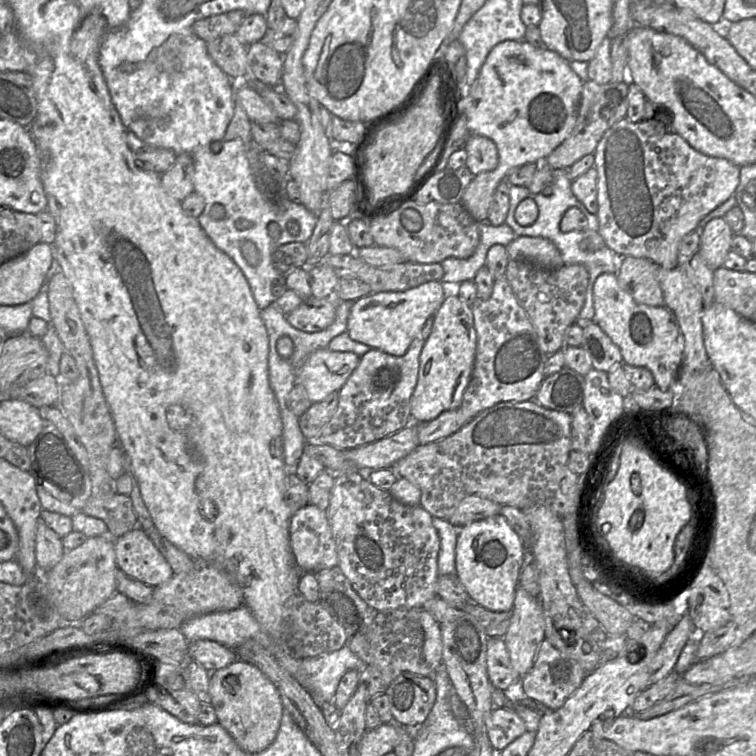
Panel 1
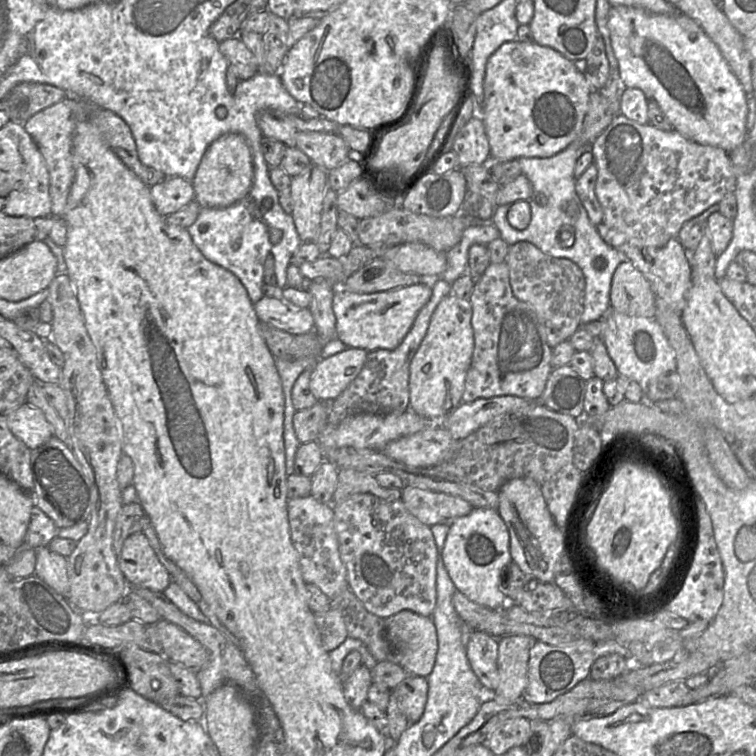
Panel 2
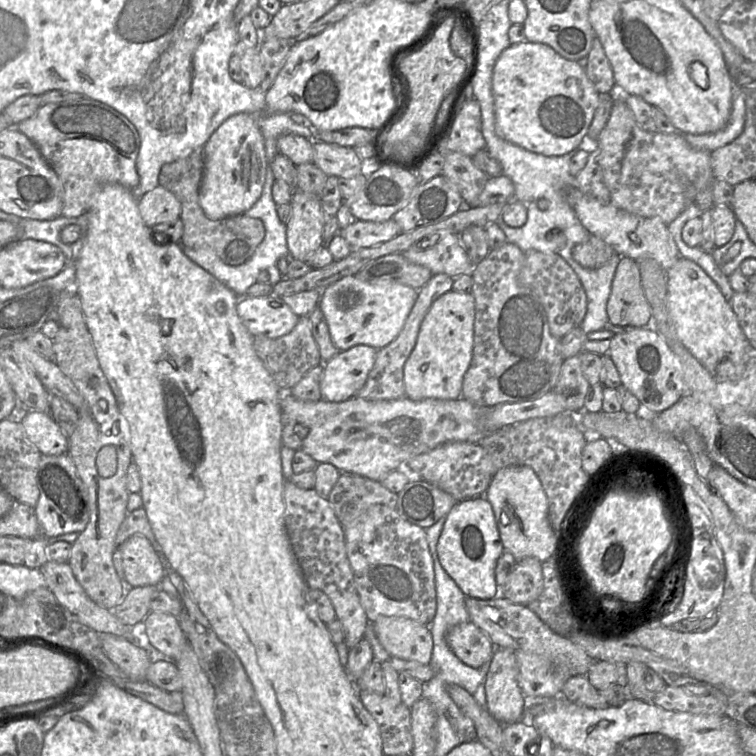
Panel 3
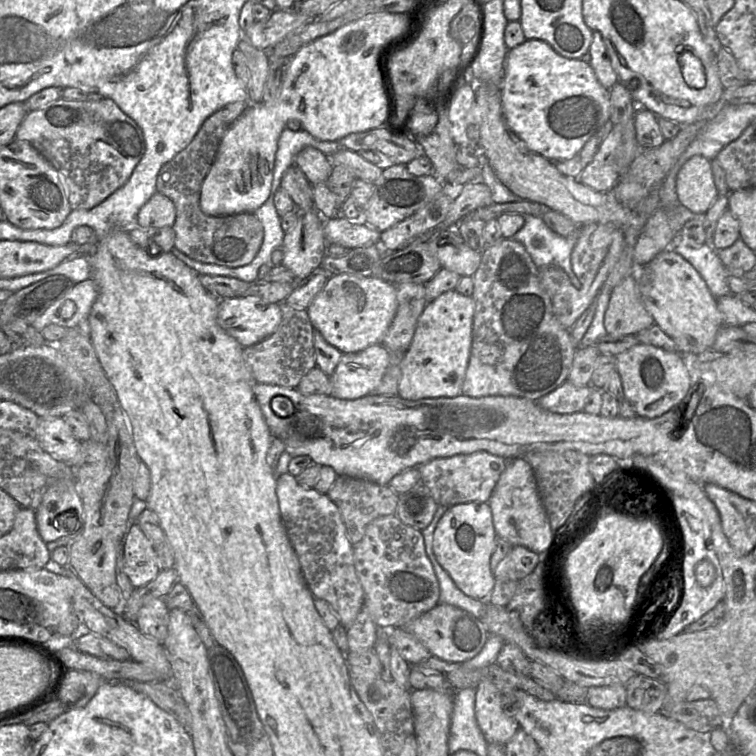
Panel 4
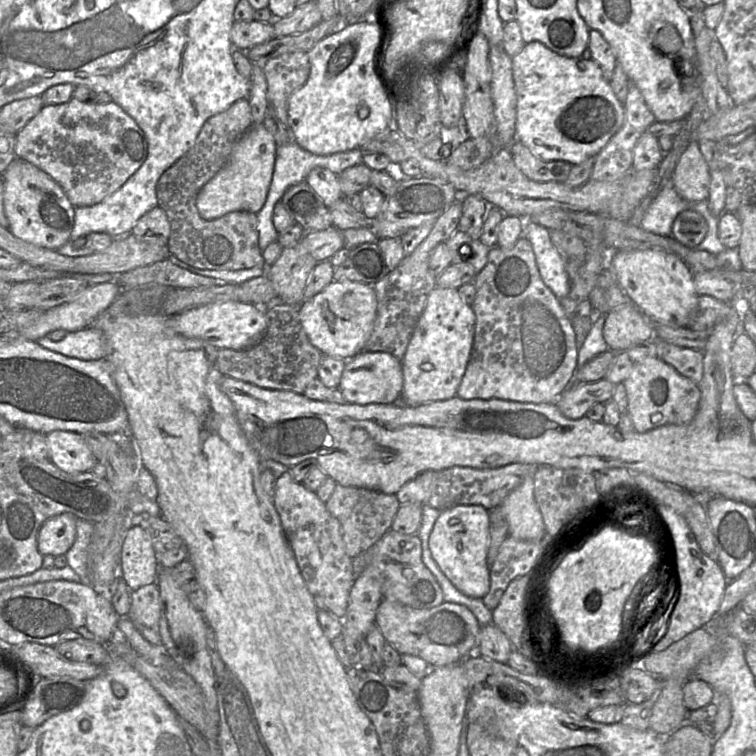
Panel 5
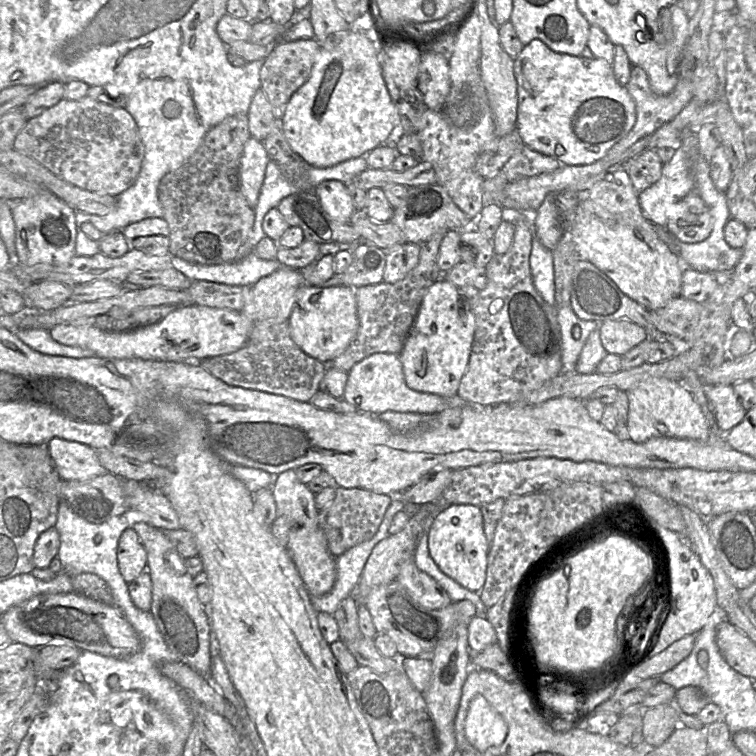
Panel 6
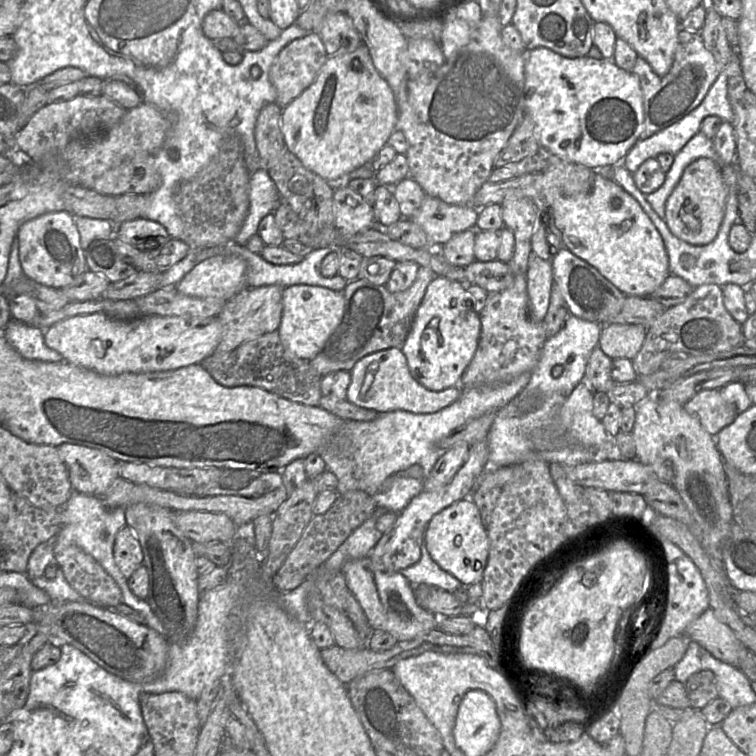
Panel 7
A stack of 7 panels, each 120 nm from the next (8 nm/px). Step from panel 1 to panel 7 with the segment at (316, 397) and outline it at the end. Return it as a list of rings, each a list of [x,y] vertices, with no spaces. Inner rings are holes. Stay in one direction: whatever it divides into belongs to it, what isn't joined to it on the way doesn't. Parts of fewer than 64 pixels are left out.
[[[389,348],[360,359],[351,372],[346,400],[355,406],[374,410],[378,414],[406,411],[413,414],[436,413],[454,403],[462,389],[454,386],[442,391],[431,391],[419,384],[410,374],[406,358],[400,348]]]

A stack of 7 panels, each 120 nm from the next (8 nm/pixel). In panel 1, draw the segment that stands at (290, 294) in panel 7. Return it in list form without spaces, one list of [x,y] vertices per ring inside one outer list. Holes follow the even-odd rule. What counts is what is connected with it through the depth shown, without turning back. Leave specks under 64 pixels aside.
[[[430,281],[405,291],[371,293],[356,301],[350,310],[347,333],[356,342],[392,356],[403,356],[427,320],[446,298],[442,281]]]

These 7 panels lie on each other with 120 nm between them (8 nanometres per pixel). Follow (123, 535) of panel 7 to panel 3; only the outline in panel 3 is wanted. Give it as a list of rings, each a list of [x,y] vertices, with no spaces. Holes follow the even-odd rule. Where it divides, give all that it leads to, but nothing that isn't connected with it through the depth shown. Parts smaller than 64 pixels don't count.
[[[133,534],[126,540],[122,566],[125,580],[132,587],[159,585],[167,574],[163,558],[141,534]]]

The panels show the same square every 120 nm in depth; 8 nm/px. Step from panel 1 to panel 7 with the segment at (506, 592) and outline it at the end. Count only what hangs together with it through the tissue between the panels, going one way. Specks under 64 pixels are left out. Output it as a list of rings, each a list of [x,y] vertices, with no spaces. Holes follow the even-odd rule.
[[[471,497],[459,500],[434,515],[425,528],[424,544],[432,560],[462,585],[469,587],[481,582],[488,559],[489,538]]]

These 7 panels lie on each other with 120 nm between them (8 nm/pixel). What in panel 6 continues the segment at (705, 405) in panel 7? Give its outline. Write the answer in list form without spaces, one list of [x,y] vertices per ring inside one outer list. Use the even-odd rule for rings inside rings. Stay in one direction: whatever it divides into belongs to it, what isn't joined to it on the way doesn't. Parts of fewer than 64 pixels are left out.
[[[704,384],[704,393],[720,431],[727,433],[743,420],[747,411],[734,393],[732,385]]]

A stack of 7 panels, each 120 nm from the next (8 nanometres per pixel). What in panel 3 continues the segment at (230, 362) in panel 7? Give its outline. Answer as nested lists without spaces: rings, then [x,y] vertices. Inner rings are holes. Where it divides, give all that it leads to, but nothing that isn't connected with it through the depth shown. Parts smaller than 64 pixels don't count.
[[[301,316],[293,330],[278,338],[254,337],[254,350],[281,391],[291,390],[312,368],[322,365],[319,348],[312,334],[308,316]]]

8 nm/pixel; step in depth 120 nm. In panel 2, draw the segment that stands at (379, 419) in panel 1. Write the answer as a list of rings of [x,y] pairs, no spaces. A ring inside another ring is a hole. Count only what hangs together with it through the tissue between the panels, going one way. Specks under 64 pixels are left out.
[[[441,277],[421,283],[431,286],[432,295],[428,303],[419,311],[410,331],[396,349],[368,352],[365,365],[359,375],[331,402],[328,416],[329,425],[338,425],[345,418],[356,414],[401,414],[409,410],[411,361],[427,333],[436,307],[445,296],[452,293],[451,284]]]

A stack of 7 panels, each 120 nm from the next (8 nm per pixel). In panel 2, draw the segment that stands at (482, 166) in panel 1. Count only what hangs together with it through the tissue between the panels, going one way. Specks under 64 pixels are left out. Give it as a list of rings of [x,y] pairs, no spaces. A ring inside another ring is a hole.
[[[474,116],[456,135],[451,151],[458,157],[459,167],[483,165],[490,156],[490,144],[485,126]]]

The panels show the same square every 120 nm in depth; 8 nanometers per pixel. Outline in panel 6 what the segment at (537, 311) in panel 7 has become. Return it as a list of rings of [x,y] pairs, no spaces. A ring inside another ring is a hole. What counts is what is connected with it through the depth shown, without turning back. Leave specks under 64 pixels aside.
[[[535,236],[529,263],[534,287],[546,303],[555,306],[553,251],[546,248]]]

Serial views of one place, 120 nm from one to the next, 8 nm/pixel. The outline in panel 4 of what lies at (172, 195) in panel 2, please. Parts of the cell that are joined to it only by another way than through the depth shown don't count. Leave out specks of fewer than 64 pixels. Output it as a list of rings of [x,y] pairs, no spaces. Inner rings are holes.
[[[156,192],[140,208],[136,217],[138,228],[172,227],[176,218],[176,208],[165,195]]]

